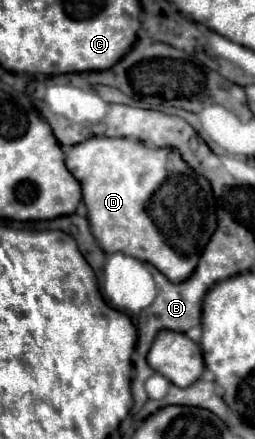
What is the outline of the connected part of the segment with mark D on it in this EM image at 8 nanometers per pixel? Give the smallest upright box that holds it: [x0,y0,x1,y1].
[66,137,196,283]

